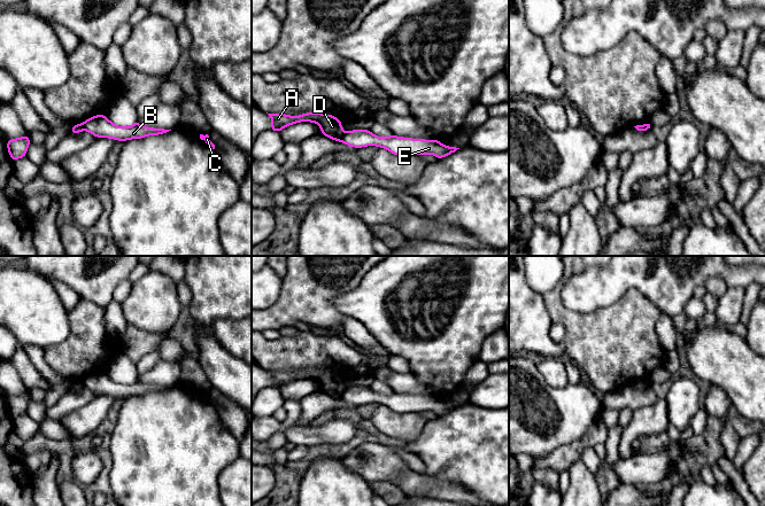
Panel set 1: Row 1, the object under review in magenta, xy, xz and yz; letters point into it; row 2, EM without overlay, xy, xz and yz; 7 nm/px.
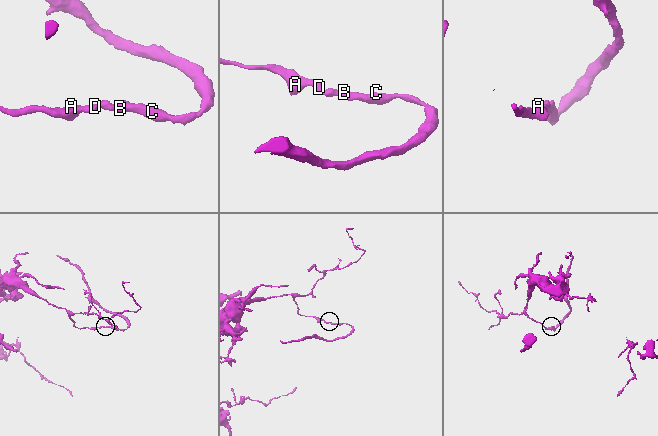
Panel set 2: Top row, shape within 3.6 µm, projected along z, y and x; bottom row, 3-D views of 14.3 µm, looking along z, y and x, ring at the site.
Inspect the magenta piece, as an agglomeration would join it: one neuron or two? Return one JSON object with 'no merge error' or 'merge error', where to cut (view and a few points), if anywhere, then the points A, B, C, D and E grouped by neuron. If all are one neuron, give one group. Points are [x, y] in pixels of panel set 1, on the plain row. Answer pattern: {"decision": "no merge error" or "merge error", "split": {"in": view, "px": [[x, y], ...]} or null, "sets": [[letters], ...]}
{"decision": "merge error", "split": {"in": "xz", "px": [[344, 390], [340, 397]]}, "sets": [["A", "D"], ["B", "C", "E"]]}

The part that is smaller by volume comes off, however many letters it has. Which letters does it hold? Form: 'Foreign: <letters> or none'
Foreign: B, C, E

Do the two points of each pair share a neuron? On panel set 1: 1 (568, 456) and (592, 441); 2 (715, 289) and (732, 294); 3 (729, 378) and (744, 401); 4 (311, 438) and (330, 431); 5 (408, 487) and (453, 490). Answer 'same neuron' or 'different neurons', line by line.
1: same neuron
2: different neurons
3: same neuron
4: same neuron
5: same neuron

